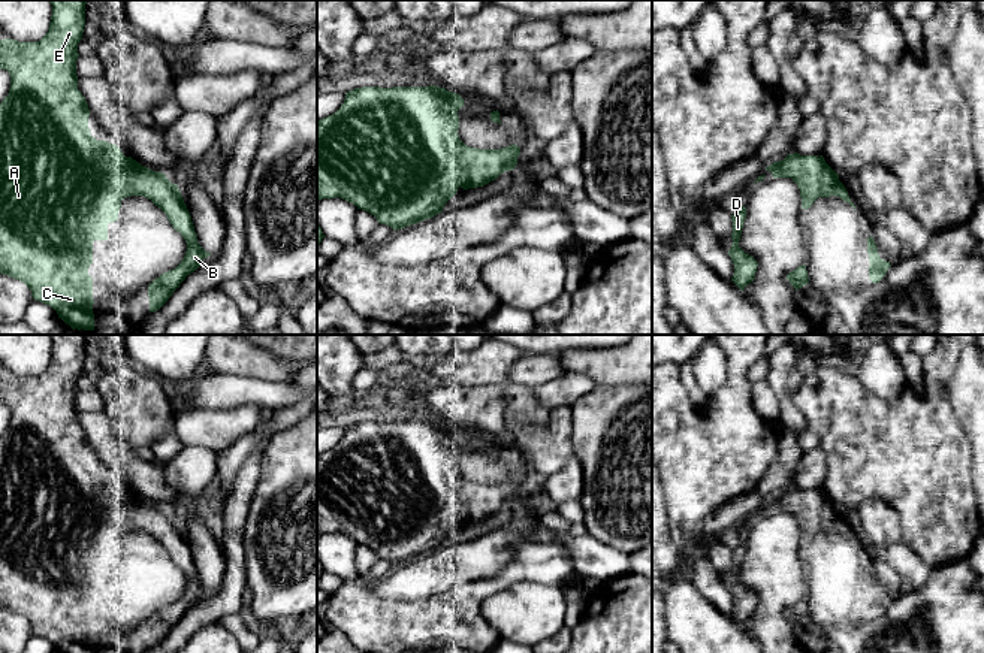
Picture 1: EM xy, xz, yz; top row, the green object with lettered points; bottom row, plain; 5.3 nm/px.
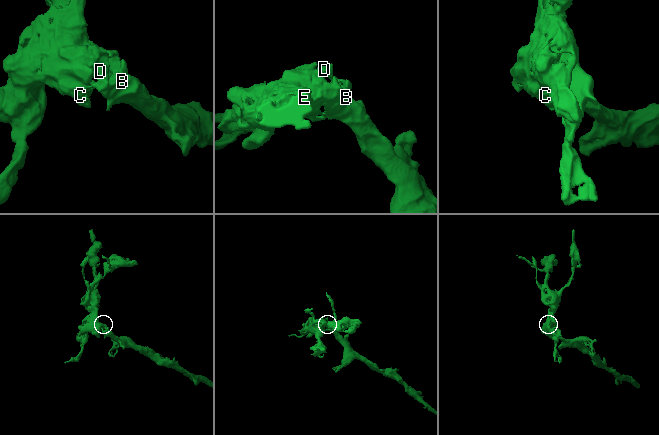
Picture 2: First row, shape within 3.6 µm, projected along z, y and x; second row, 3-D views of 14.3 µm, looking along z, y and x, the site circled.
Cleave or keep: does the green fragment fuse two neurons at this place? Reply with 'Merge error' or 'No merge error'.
No merge error

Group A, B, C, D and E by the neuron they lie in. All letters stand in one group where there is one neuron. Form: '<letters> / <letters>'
A B C D E

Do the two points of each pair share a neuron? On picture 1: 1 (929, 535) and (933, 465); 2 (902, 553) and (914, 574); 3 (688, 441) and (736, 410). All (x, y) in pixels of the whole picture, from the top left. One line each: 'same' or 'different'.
1: same
2: same
3: same

